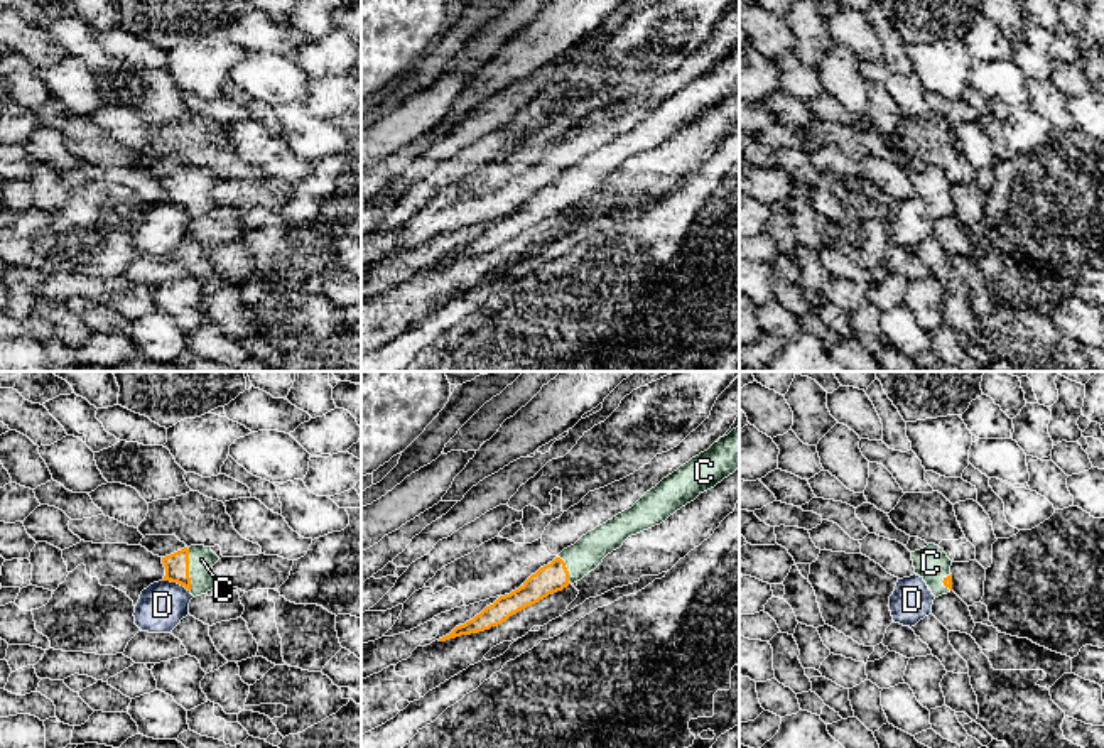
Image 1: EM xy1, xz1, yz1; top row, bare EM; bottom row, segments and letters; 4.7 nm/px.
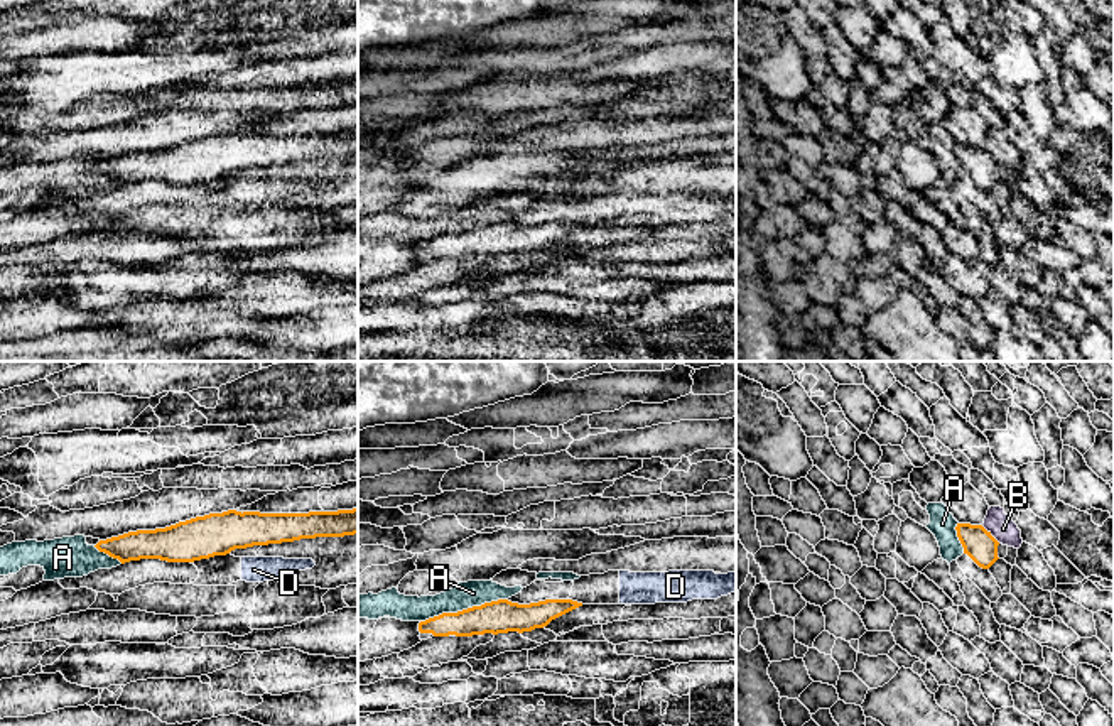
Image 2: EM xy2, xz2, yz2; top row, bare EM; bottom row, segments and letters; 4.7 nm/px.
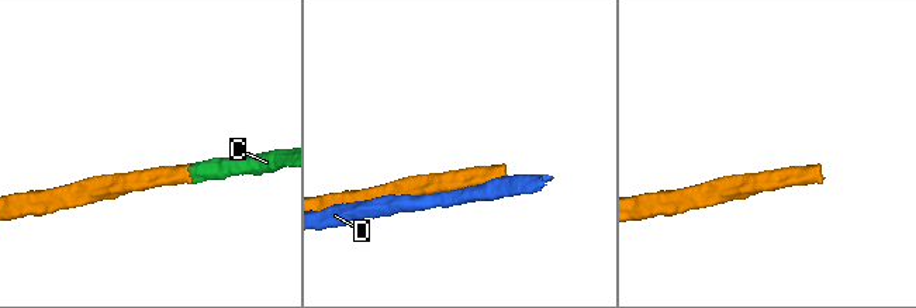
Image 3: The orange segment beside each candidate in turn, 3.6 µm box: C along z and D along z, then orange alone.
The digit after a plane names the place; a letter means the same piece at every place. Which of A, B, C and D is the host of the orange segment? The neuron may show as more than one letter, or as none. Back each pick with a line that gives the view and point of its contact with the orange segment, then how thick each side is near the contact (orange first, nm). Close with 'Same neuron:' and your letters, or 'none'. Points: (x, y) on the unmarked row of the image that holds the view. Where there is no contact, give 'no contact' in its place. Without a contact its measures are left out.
C: contact xy1 (188, 191); calibres 120 and 130 nm
Same neuron: C

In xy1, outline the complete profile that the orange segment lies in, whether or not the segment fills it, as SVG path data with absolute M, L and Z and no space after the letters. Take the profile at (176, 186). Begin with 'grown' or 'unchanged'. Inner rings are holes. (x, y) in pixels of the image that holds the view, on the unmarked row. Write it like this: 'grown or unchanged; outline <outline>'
grown; outline M204 167L184 169L170 177L162 179L165 198L162 203L170 203L184 208L194 220L206 216L218 204L213 199L213 187L219 179Z

